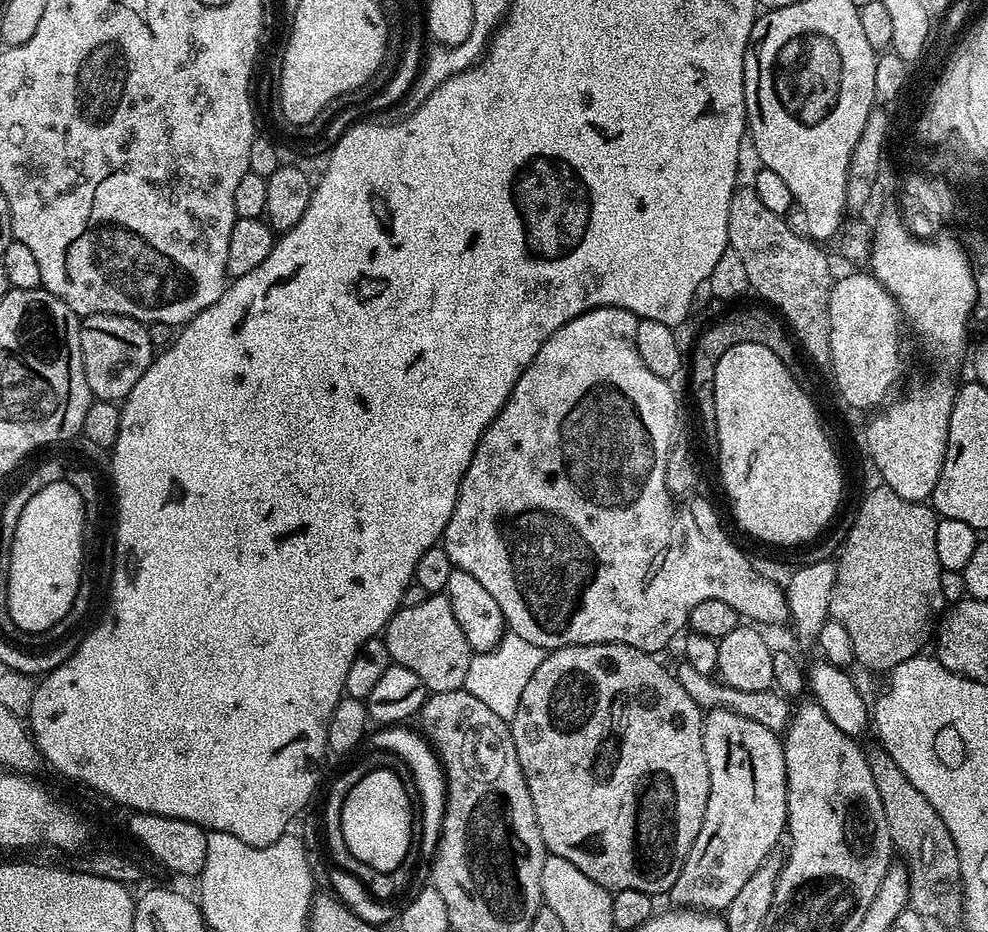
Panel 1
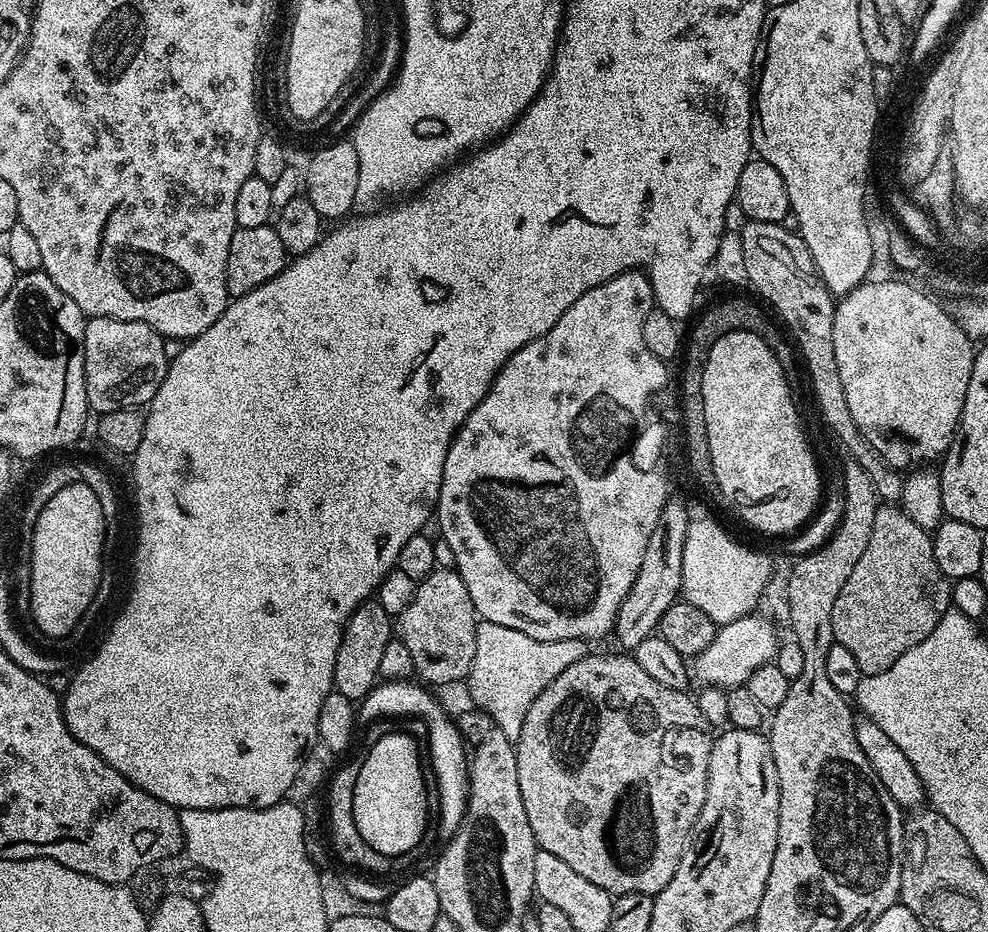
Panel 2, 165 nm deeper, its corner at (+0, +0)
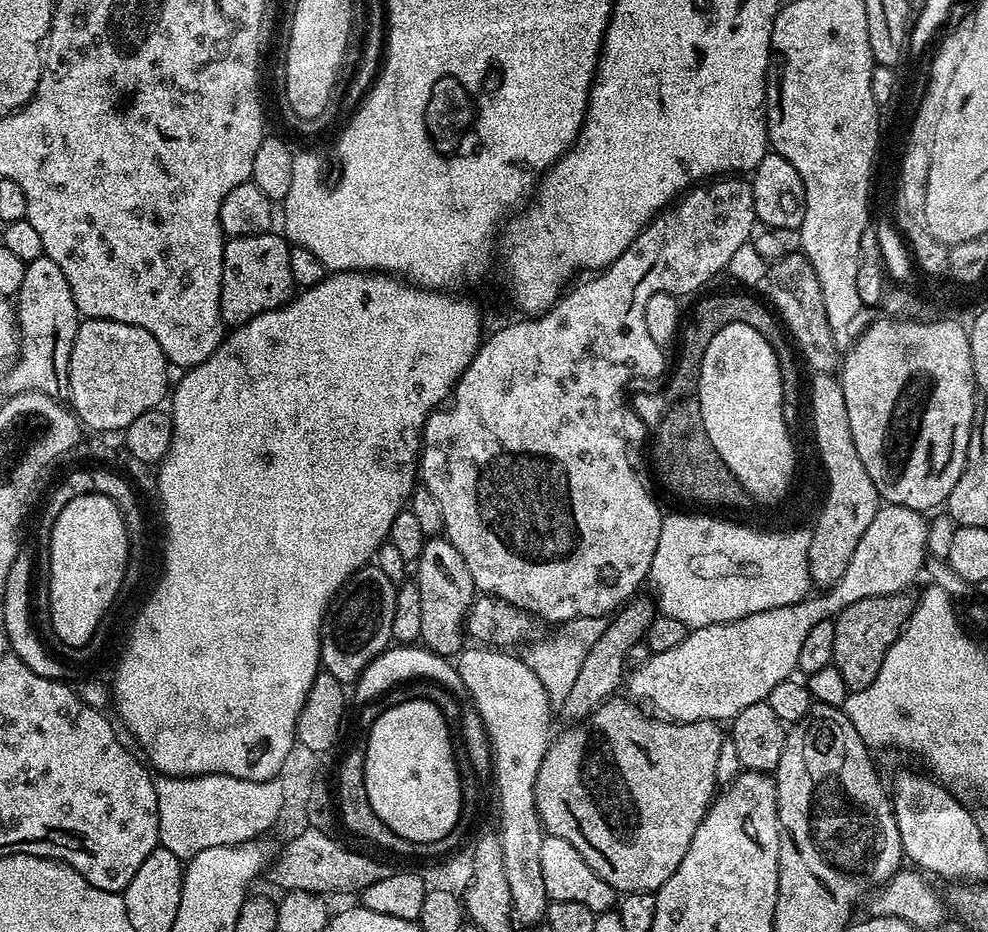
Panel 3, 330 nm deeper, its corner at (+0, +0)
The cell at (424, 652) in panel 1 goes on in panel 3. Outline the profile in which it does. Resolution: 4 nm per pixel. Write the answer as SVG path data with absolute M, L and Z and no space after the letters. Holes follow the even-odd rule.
M446 538L425 539L422 554L414 561L414 572L415 568L414 582L418 586L422 610L420 640L423 647L439 656L455 657L465 647L468 607L478 595L474 578L470 578L470 570L466 570L462 554L458 554Z

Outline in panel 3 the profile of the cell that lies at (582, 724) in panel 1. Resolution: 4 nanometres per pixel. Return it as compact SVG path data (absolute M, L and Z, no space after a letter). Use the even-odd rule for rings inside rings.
M616 699L605 700L586 719L569 723L564 726L568 728L562 729L557 736L555 733L551 737L548 749L542 758L542 766L538 770L534 782L534 802L545 833L549 836L566 838L566 842L570 842L570 846L574 846L574 850L578 850L578 854L582 854L582 858L586 858L586 866L590 866L590 870L594 870L594 874L598 874L598 878L610 882L610 886L614 886L617 893L650 892L655 894L666 882L666 878L670 878L670 874L674 874L674 870L678 870L678 862L682 862L682 858L686 858L686 850L690 850L690 842L694 839L694 830L698 830L702 818L708 812L708 808L717 795L718 750L722 750L722 742L726 736L725 733L720 733L721 725L711 720L681 724L667 718L657 718L647 711L639 712L636 709L639 707L631 699Z

